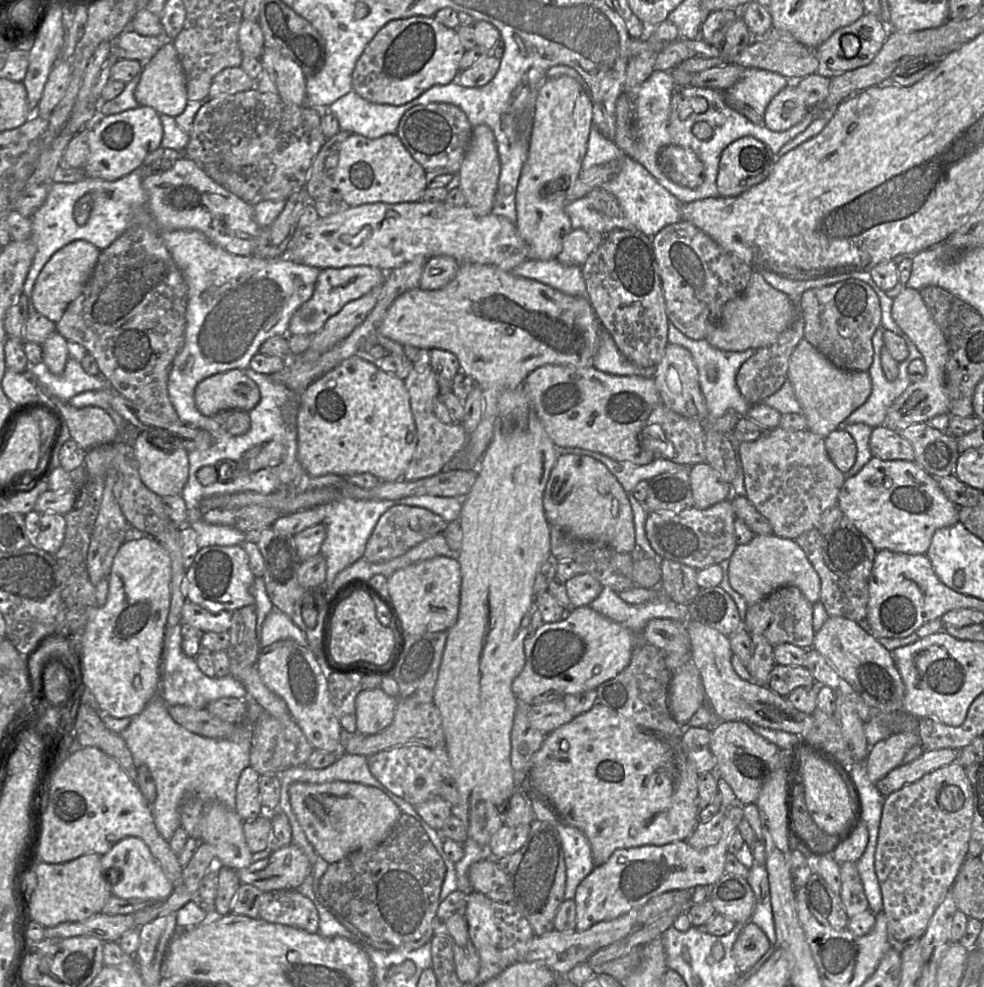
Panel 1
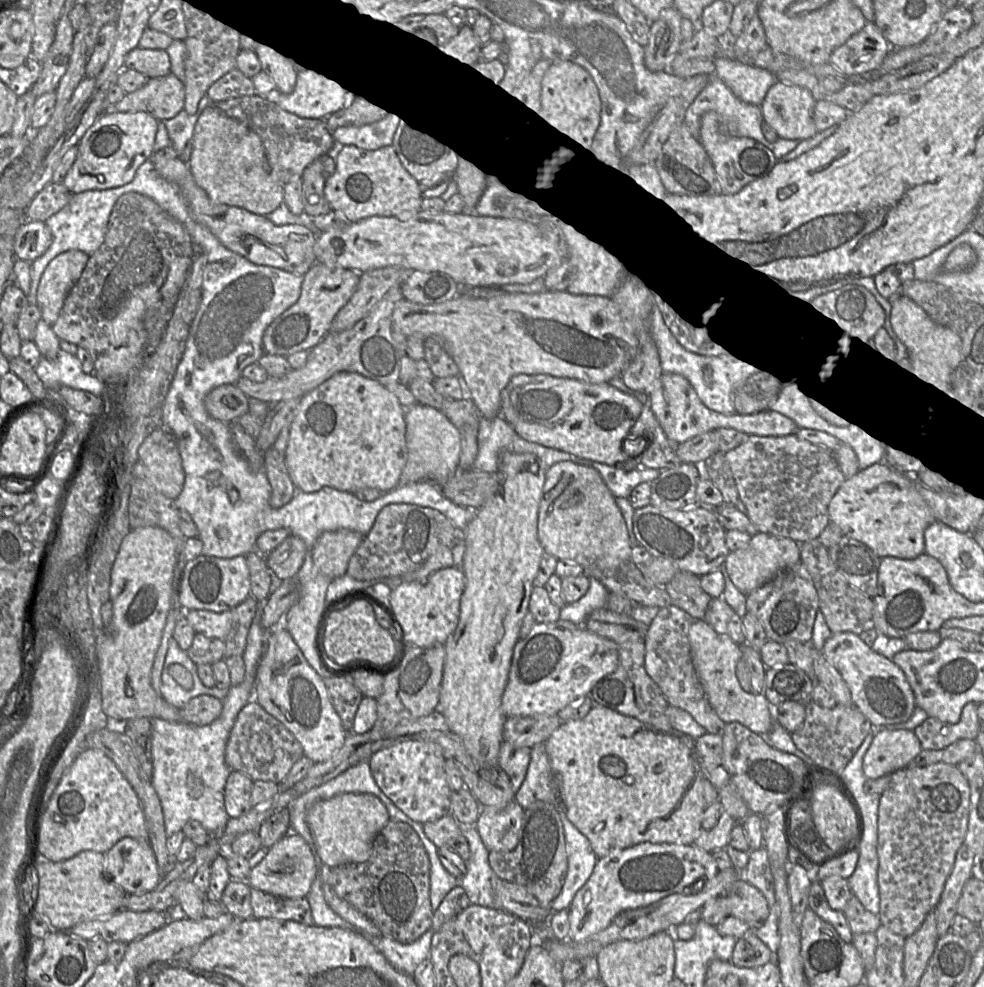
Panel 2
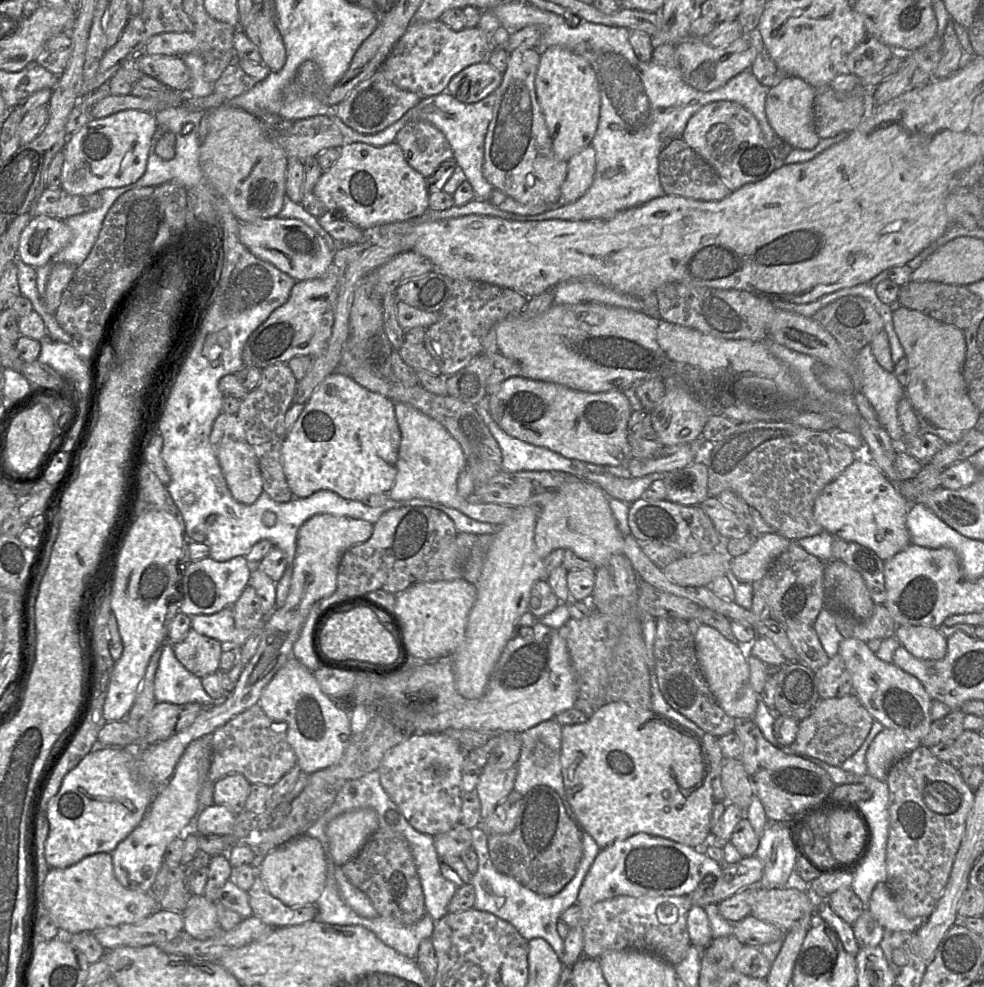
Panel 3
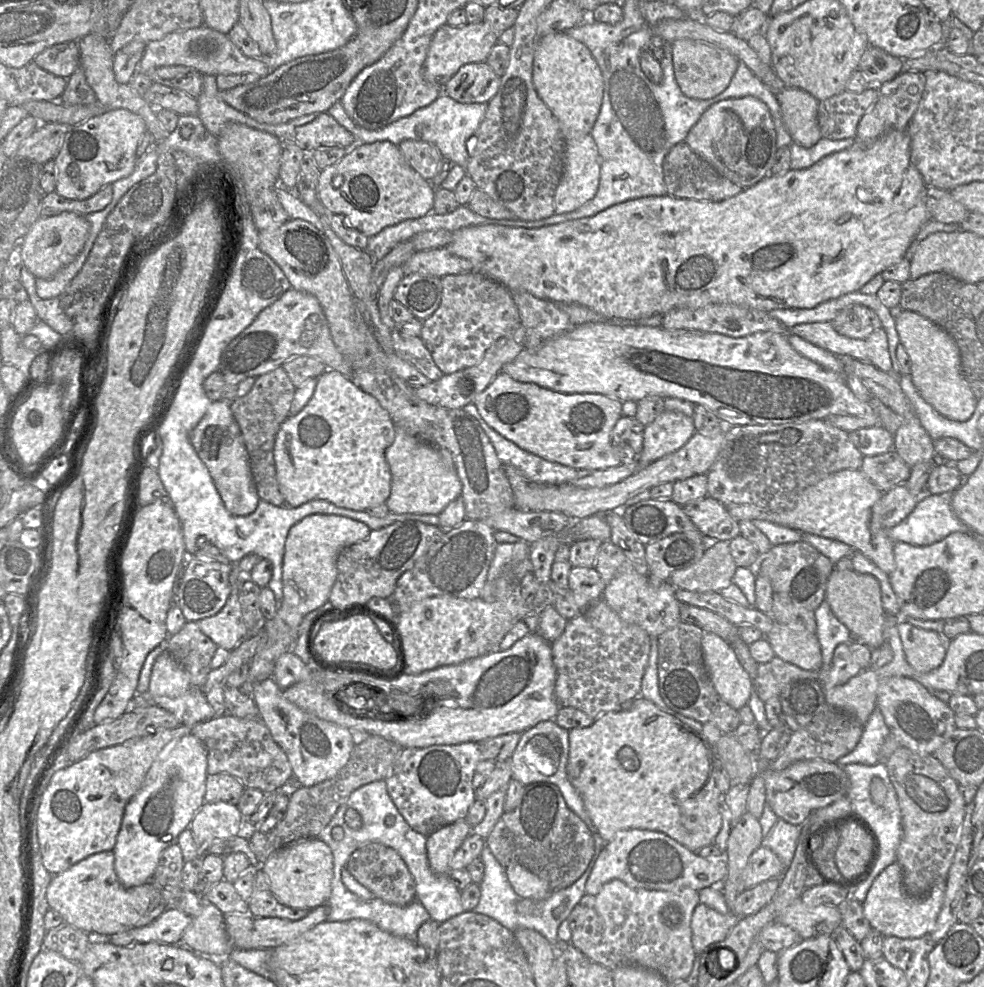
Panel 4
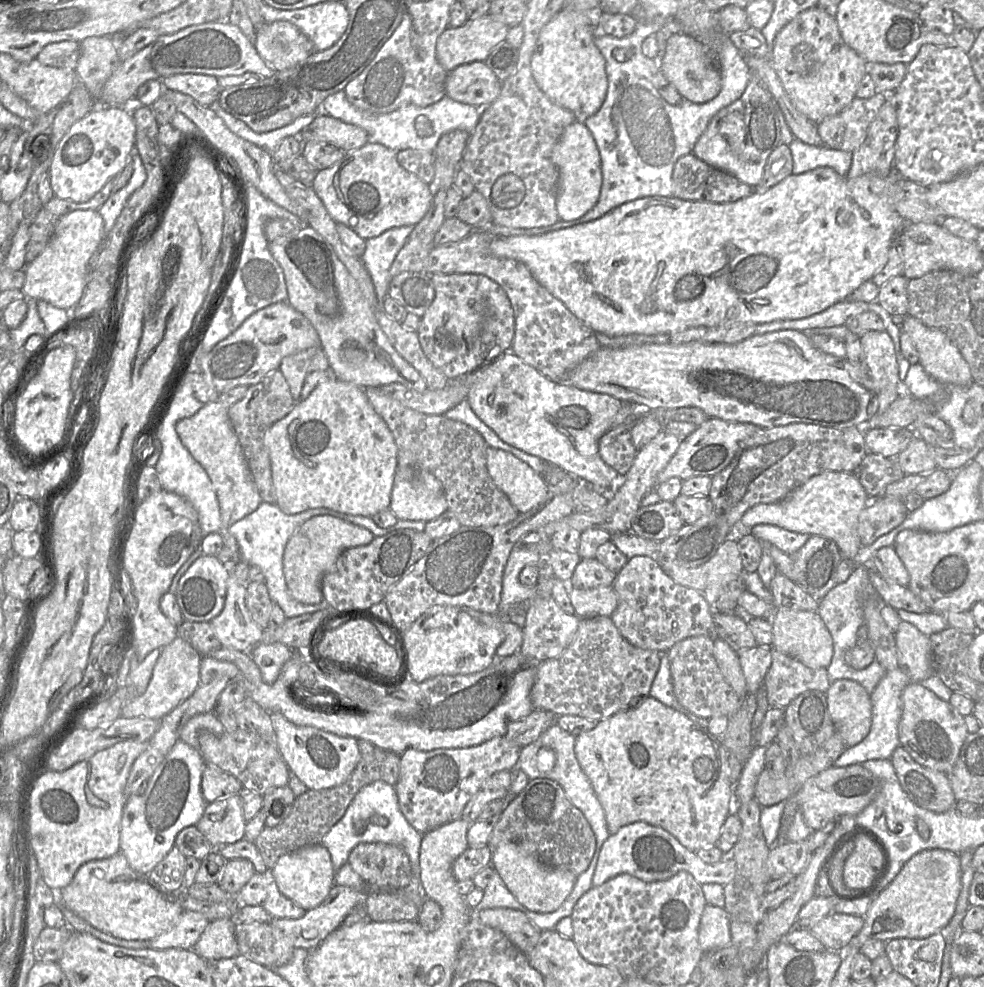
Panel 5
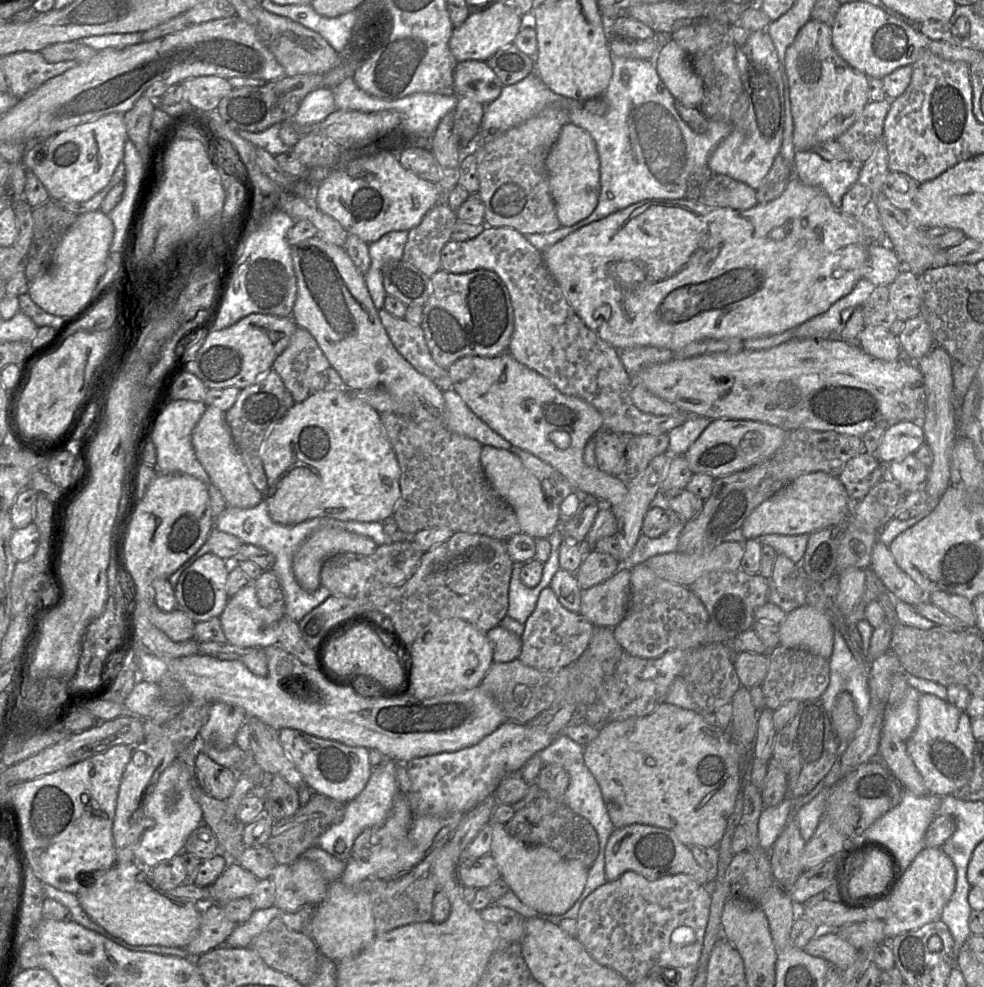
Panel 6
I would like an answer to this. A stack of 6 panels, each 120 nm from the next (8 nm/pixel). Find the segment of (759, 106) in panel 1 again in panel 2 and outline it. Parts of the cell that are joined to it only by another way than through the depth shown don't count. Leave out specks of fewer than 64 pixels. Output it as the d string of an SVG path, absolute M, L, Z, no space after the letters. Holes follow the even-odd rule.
M715 56L715 74L743 102L760 106L769 88L778 80L770 71L753 65Z

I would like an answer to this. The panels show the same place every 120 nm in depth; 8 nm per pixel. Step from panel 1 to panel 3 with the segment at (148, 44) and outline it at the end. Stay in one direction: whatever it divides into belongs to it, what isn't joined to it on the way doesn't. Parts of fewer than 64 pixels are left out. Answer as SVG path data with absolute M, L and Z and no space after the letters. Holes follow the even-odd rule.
M139 52L135 65L145 75L155 78L174 91L188 91L191 75L181 56Z

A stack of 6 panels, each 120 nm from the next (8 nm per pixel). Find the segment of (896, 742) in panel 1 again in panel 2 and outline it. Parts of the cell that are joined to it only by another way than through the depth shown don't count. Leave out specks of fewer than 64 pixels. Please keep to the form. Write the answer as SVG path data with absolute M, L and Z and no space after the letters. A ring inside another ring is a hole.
M882 729L875 734L863 758L866 778L875 779L906 767L922 750L913 730Z

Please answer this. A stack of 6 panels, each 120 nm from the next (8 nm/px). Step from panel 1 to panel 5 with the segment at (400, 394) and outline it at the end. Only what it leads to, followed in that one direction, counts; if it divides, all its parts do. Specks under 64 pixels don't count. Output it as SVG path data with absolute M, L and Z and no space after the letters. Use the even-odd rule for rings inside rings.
M331 377L322 381L304 400L298 400L290 412L275 422L265 433L264 445L268 451L276 504L287 515L294 515L314 508L328 508L350 515L372 517L390 509L392 489L398 467L398 448L394 436L382 417L374 410L363 388Z

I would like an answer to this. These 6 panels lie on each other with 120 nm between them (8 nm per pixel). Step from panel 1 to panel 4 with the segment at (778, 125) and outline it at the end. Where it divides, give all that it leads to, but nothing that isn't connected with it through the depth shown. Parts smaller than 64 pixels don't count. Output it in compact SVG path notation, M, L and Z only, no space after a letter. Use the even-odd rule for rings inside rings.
M787 86L774 94L793 142L803 147L815 145L822 138L818 124L819 101L805 90Z

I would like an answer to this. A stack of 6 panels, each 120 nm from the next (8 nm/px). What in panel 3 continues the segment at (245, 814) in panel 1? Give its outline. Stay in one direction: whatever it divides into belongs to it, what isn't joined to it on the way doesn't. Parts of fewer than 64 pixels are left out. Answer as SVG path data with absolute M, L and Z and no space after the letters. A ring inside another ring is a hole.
M242 774L226 775L214 783L214 804L223 805L238 814L245 810L250 786L250 782Z

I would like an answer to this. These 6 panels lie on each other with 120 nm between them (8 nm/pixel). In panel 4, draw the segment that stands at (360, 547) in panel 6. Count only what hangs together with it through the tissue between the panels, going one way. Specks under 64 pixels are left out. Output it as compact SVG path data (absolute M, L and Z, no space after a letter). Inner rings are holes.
M313 514L295 524L288 533L283 559L283 600L274 619L266 621L266 644L250 661L245 685L241 688L253 695L254 686L271 678L279 657L291 651L299 638L299 626L311 611L323 606L337 578L336 562L340 551L369 537L371 529L364 523L333 514Z

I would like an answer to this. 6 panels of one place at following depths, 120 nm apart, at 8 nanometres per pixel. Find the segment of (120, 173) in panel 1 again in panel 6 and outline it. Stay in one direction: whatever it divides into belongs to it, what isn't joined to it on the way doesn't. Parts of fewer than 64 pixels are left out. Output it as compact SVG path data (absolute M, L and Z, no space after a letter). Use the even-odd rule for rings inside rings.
M110 113L51 136L48 149L25 150L22 164L37 176L55 201L83 202L100 192L110 181L117 165L123 161L124 144L128 139L123 119L124 113Z

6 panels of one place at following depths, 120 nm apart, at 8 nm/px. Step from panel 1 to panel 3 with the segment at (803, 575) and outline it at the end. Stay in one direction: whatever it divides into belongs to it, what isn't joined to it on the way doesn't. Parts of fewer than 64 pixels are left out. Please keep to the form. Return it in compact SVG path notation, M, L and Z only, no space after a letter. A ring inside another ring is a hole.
M778 533L758 535L754 545L746 553L731 559L729 569L739 581L752 584L764 576L773 561L791 542Z

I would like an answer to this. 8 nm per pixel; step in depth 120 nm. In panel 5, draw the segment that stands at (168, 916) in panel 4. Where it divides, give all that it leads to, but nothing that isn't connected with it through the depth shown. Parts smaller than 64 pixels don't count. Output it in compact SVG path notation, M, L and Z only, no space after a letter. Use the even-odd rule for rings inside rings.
M183 911L169 931L149 940L152 949L192 949L210 921L201 913Z

